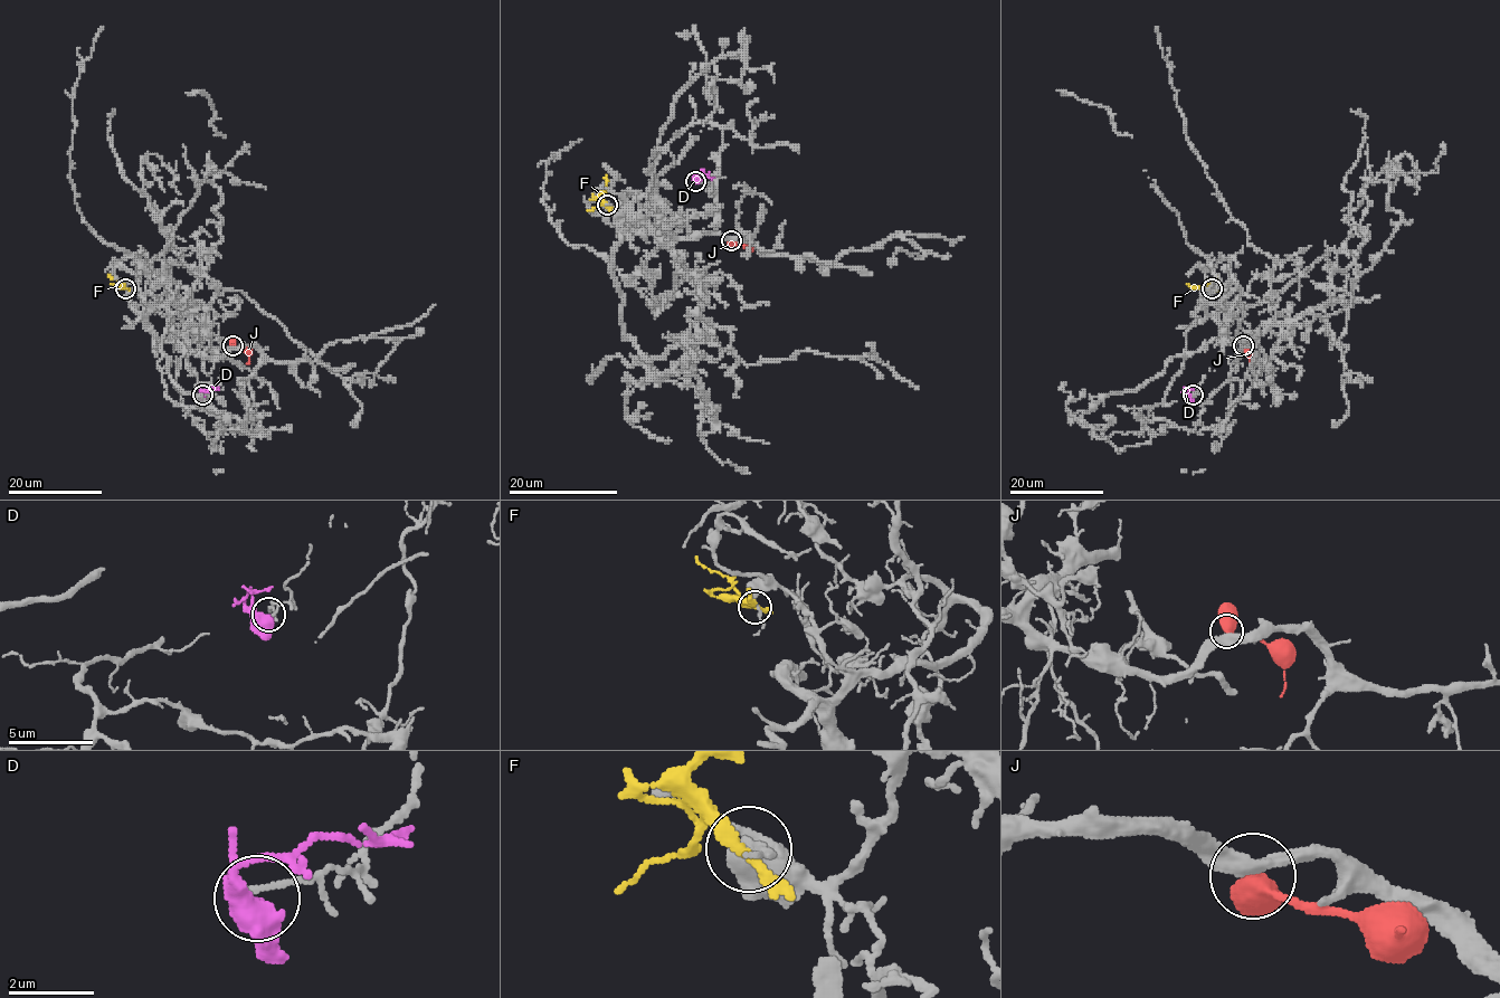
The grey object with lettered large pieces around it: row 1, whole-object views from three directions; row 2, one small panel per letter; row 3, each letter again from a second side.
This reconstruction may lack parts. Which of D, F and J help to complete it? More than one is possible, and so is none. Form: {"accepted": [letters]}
{"accepted": []}

